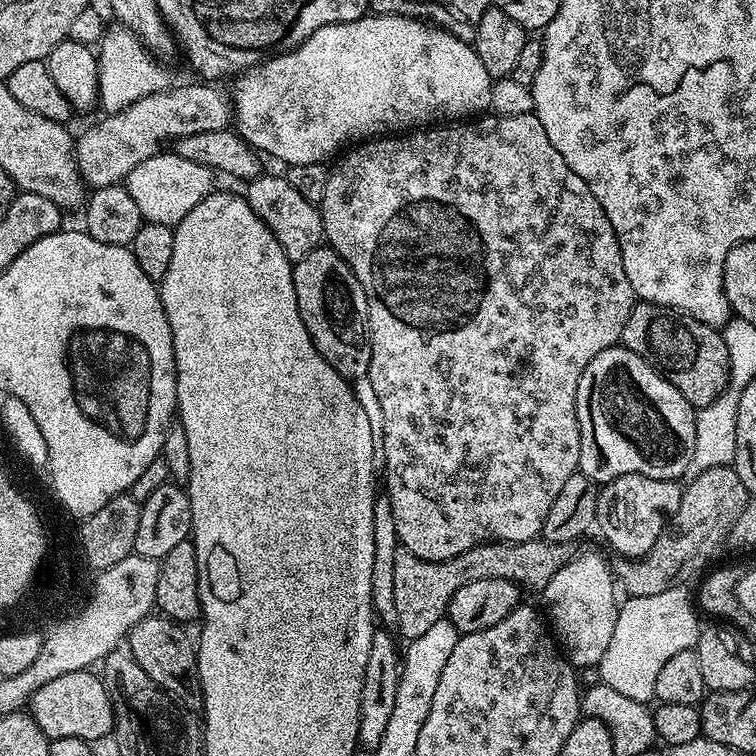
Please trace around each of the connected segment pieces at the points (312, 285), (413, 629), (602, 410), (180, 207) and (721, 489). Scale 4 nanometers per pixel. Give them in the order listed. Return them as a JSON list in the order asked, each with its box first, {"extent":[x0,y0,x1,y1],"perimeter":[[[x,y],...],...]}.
[{"extent":[292,246,372,382],"perimeter":[[[321,246],[293,263],[292,277],[298,314],[302,314],[302,322],[306,322],[306,330],[318,354],[322,354],[322,358],[326,358],[326,362],[330,362],[330,366],[334,366],[334,370],[349,382],[367,376],[372,343],[366,294],[348,263],[332,248]]]},{"extent":[394,538,574,641],"perimeter":[[[543,538],[518,542],[517,544],[501,544],[499,542],[479,544],[470,550],[466,550],[466,554],[458,554],[458,558],[450,558],[442,562],[423,560],[414,554],[401,550],[396,553],[394,558],[395,627],[400,628],[401,633],[399,632],[399,635],[401,637],[404,635],[405,641],[422,638],[422,634],[426,634],[426,630],[430,630],[430,626],[434,626],[434,622],[445,619],[450,606],[450,598],[454,598],[454,594],[458,594],[458,590],[462,590],[462,586],[466,586],[466,582],[474,582],[478,578],[506,578],[514,581],[515,584],[519,584],[521,589],[528,591],[529,588],[536,594],[543,593],[544,587],[547,586],[554,574],[573,556],[574,548],[572,544],[555,544]]]},{"extent":[576,346,696,486],"perimeter":[[[623,346],[607,348],[578,378],[576,413],[580,427],[579,471],[597,486],[622,474],[681,479],[694,458],[696,412],[673,384]]]},{"extent":[126,154,214,229],"perimeter":[[[161,154],[134,166],[126,177],[126,187],[145,222],[175,229],[182,218],[186,218],[186,214],[190,214],[190,210],[194,210],[194,206],[198,206],[198,202],[205,200],[214,190],[212,176],[206,166],[192,164],[187,158],[175,154]]]},{"extent":[615,466,750,597],"perimeter":[[[714,466],[687,482],[672,521],[648,553],[639,560],[620,558],[615,561],[615,579],[621,589],[628,591],[629,597],[662,594],[662,590],[681,587],[695,572],[703,573],[713,563],[712,555],[719,550],[720,543],[725,543],[734,522],[738,522],[738,514],[742,514],[750,499],[742,478],[738,478],[732,466]]]}]

